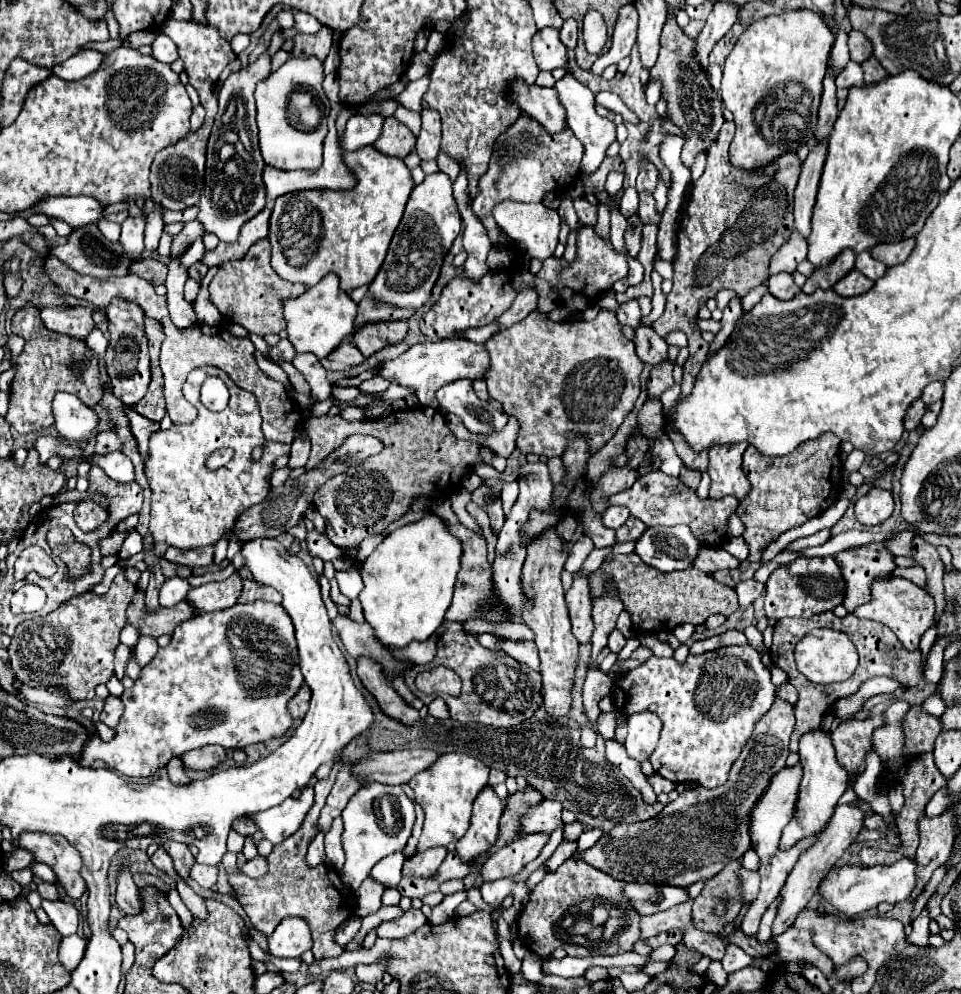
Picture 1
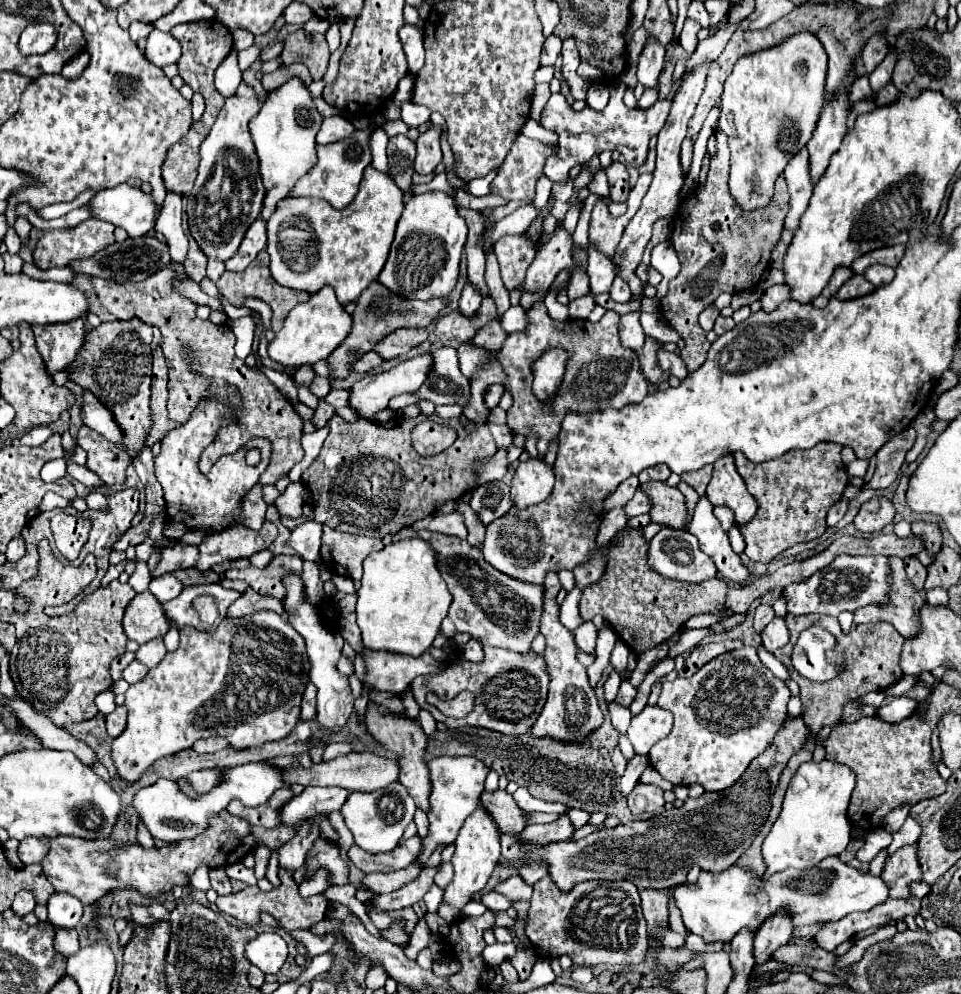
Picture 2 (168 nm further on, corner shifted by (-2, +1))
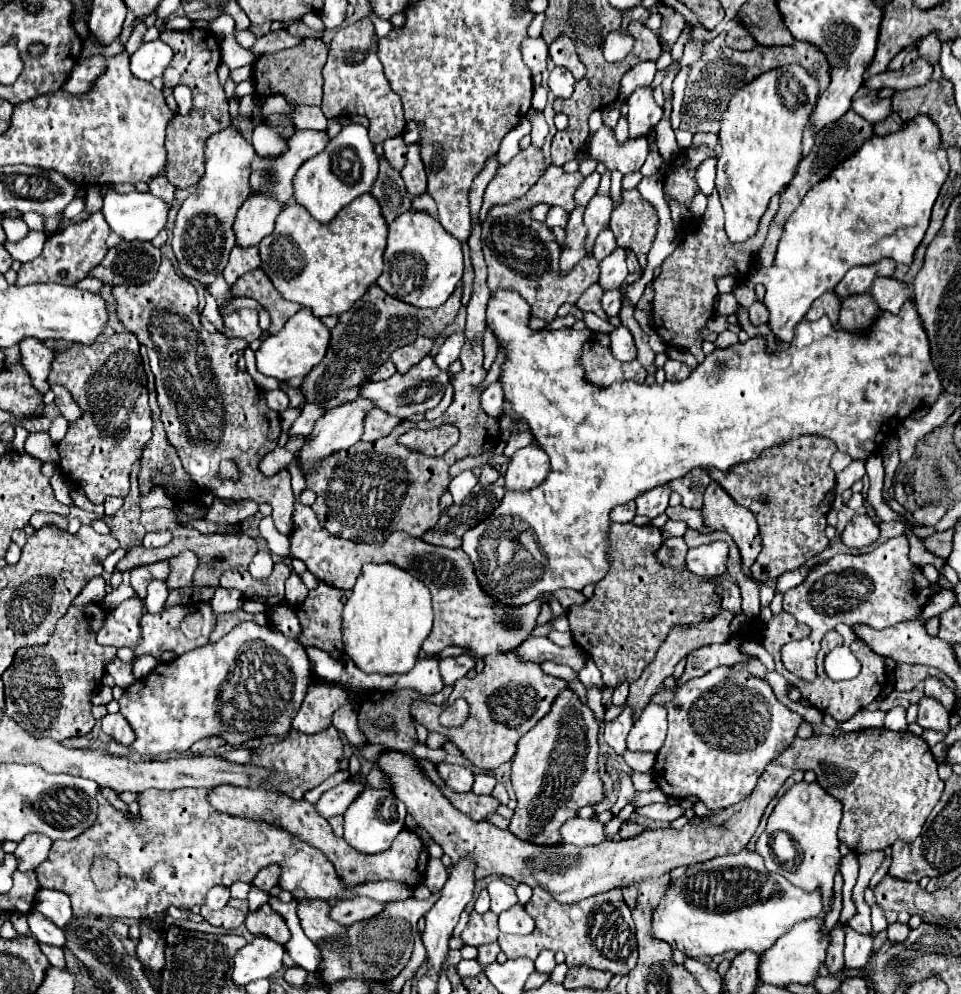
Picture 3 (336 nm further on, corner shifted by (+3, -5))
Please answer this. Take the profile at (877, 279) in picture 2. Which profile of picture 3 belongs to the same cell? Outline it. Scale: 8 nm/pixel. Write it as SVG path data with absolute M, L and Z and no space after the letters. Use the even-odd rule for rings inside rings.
M876 278L872 286L872 298L880 304L884 312L898 314L904 302L912 298L912 288L894 278Z

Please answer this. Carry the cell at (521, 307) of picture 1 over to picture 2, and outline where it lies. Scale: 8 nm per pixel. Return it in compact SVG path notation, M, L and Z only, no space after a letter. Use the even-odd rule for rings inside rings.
M561 228L537 252L537 258L527 268L525 290L531 292L531 294L545 292L553 284L553 278L557 276L557 270L563 270L565 266L573 266L573 256L571 254L573 254L573 240Z

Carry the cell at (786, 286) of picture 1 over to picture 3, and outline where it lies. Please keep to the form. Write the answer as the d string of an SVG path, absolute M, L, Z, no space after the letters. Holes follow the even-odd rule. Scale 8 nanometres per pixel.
M754 302L754 304L748 308L748 314L750 314L750 322L752 322L754 326L760 326L760 324L766 324L766 322L768 322L768 312L764 312L762 302Z

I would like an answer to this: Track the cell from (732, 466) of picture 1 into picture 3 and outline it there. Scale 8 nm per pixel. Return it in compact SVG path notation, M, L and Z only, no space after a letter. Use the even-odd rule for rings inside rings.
M710 482L704 492L704 506L702 506L704 526L710 530L728 532L740 548L744 566L752 566L762 550L762 538L758 534L758 524L748 512L748 508L740 508L718 484Z

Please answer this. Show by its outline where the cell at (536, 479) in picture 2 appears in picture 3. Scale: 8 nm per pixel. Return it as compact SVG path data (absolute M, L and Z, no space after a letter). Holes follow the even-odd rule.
M530 444L526 448L520 448L508 462L506 470L506 488L508 490L528 490L536 488L546 474L548 474L550 462L542 448Z

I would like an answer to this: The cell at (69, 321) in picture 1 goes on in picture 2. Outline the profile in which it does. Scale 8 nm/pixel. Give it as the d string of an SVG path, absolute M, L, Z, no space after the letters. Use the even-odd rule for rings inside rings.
M75 318L73 322L63 324L49 324L49 326L33 326L35 342L45 358L49 374L55 374L57 370L63 370L69 366L81 346L85 344L85 320Z

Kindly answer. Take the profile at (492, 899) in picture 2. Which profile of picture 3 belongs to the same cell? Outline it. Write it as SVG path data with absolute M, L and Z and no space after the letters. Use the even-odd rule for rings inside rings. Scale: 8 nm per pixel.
M501 880L492 881L487 886L490 896L490 910L499 915L518 902L515 889Z

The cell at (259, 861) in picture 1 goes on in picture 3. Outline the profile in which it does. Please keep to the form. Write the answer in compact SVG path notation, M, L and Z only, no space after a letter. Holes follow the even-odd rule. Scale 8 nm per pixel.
M268 904L262 906L258 912L248 914L246 920L244 920L244 924L246 924L246 928L248 928L250 934L256 934L256 936L264 934L264 936L272 938L274 942L278 942L282 946L290 938L290 930L288 930L284 918L278 912L274 912Z

